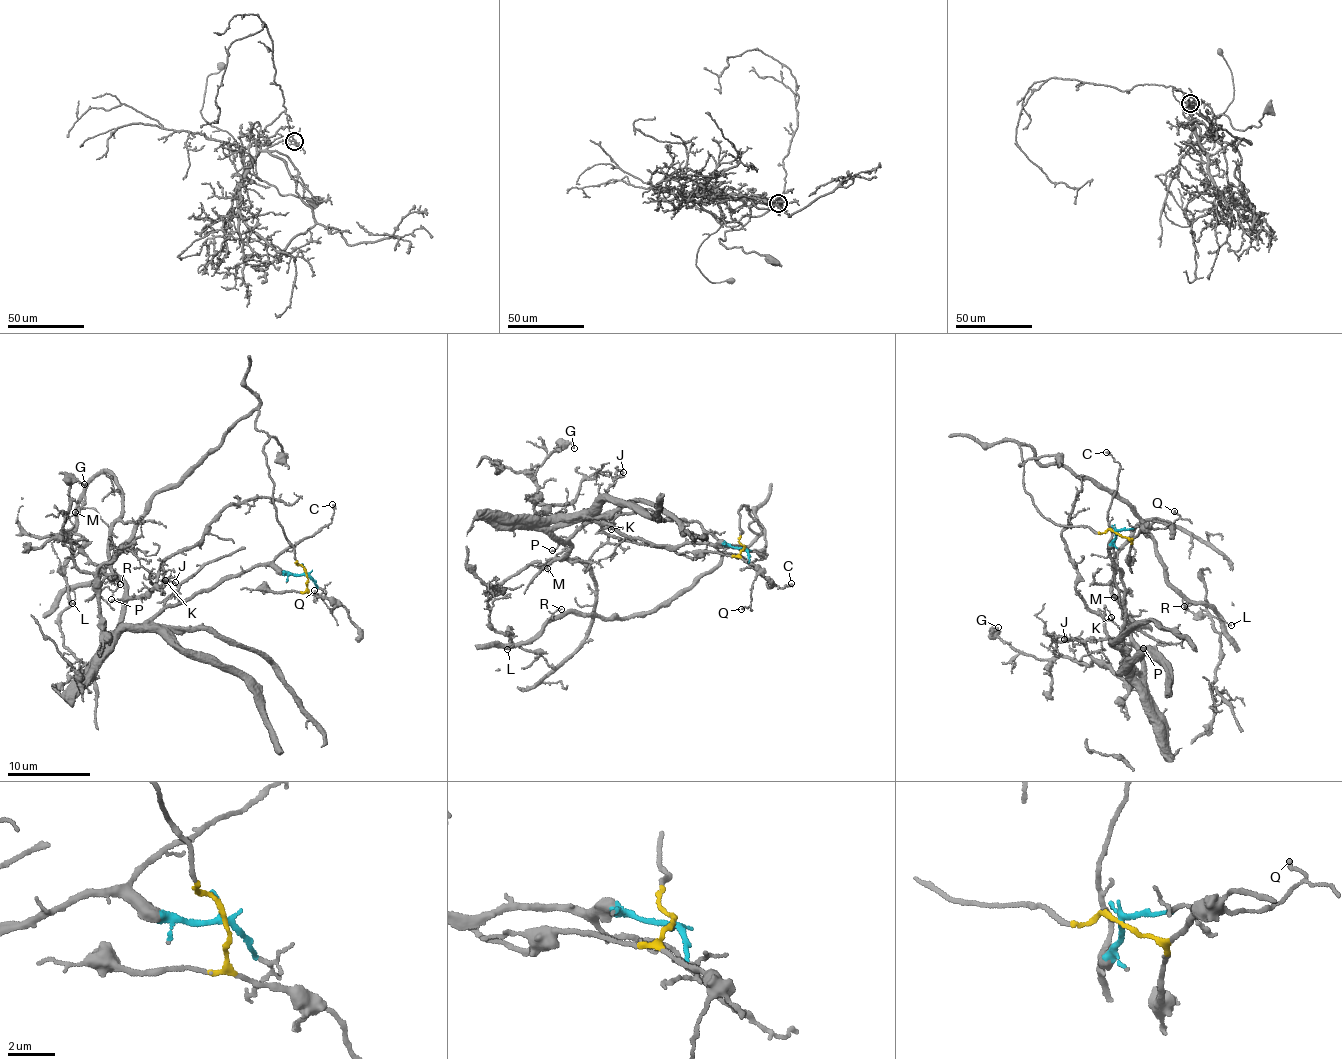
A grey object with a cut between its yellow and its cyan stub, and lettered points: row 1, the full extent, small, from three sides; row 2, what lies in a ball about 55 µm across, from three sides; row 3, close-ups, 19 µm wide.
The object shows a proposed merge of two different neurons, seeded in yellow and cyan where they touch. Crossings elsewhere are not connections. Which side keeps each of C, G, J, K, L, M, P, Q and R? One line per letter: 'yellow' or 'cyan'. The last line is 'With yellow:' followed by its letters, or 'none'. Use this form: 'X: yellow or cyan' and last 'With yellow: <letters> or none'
C: cyan
G: cyan
J: cyan
K: cyan
L: yellow
M: cyan
P: cyan
Q: yellow
R: yellow
With yellow: L, Q, R

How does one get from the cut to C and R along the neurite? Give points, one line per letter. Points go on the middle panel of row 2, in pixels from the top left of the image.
C: (743, 549), (718, 548), (719, 551), (741, 555), (764, 577), (782, 588), (791, 583)
R: (743, 549), (742, 506), (758, 524), (748, 526), (754, 539), (731, 546), (649, 611), (549, 619), (561, 610)

